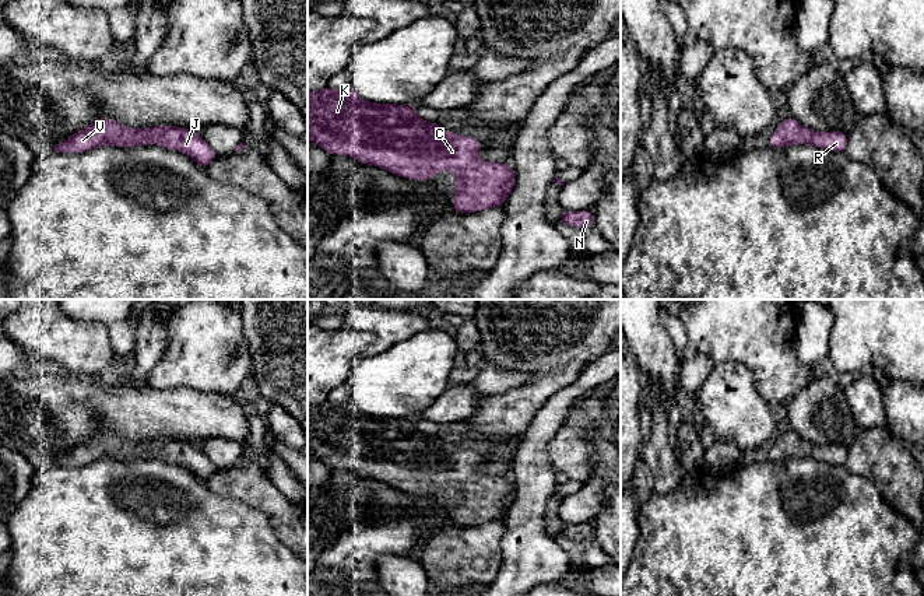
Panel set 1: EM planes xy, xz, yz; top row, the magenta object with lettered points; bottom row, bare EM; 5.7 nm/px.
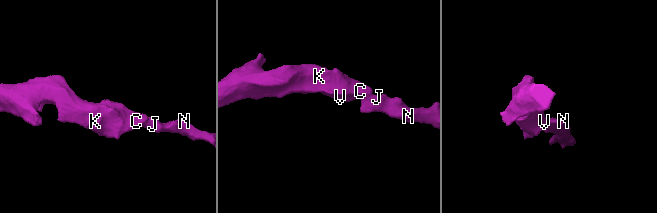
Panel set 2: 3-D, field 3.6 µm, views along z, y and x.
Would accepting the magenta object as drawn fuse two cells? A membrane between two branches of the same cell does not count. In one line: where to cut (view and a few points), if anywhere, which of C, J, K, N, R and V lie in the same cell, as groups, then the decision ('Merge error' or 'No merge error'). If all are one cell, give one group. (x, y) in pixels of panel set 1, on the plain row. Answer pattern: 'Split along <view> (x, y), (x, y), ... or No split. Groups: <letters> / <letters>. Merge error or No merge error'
No split. Groups: C J K N R V. No merge error

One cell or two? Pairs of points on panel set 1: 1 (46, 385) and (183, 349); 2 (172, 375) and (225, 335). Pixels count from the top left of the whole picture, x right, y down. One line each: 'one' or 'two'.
1: two
2: one

